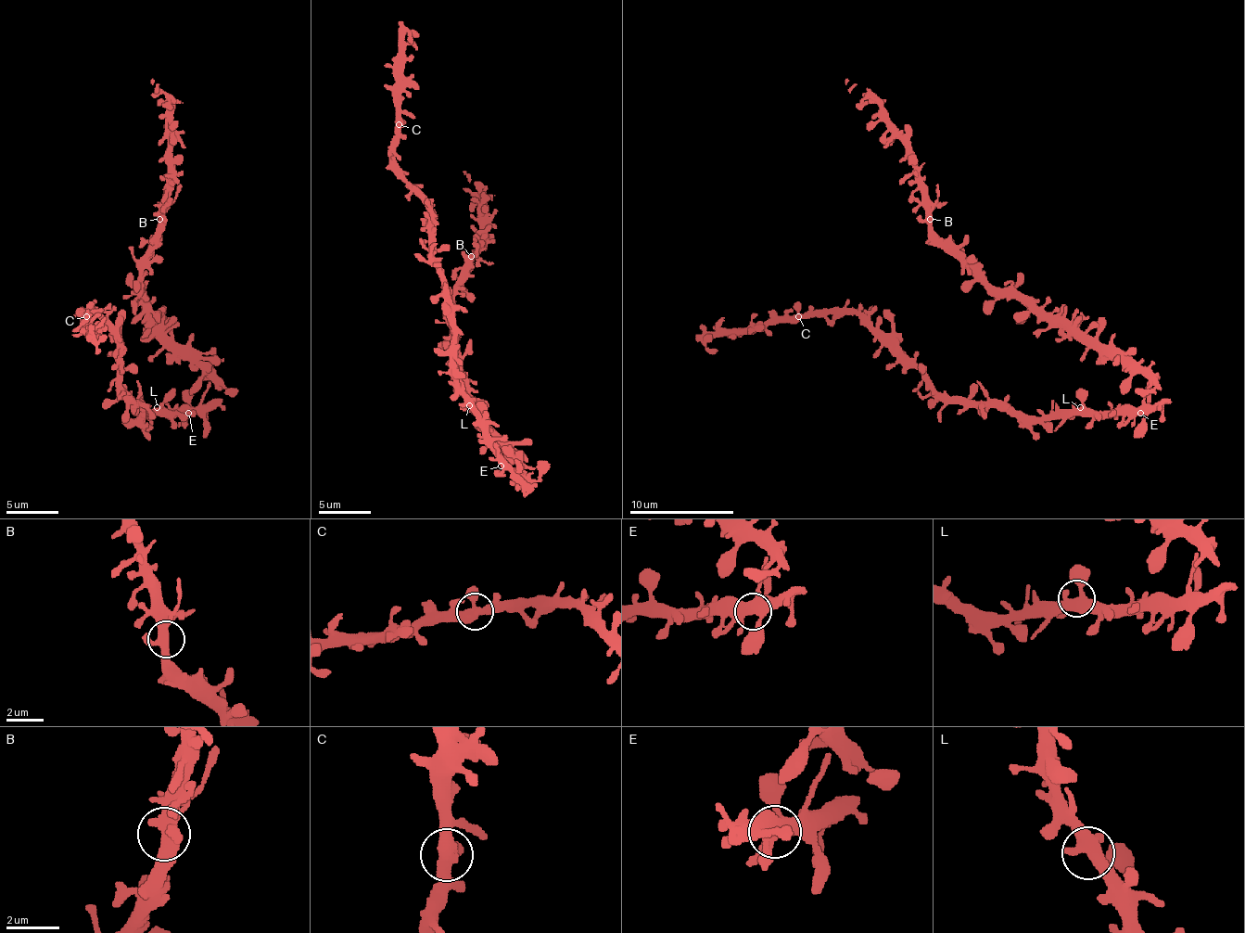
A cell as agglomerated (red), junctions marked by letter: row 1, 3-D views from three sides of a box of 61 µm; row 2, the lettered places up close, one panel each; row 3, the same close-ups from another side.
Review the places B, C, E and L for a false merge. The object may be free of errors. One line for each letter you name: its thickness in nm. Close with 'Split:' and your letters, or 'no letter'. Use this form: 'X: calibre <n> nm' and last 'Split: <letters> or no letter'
Split: no letter

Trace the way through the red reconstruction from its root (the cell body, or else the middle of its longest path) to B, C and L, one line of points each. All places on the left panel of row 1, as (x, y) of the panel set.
B: (191, 407), (201, 402), (209, 376), (149, 315), (149, 308), (141, 298), (141, 258), (159, 229), (159, 219)
C: (191, 407), (149, 413), (144, 418), (120, 387), (120, 339), (94, 313), (81, 313), (86, 315)
L: (191, 407), (183, 407), (178, 413), (162, 413), (157, 407)

